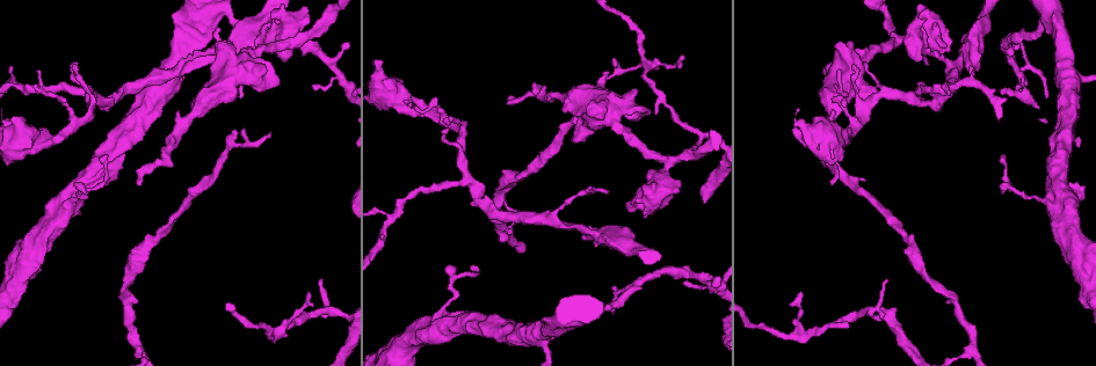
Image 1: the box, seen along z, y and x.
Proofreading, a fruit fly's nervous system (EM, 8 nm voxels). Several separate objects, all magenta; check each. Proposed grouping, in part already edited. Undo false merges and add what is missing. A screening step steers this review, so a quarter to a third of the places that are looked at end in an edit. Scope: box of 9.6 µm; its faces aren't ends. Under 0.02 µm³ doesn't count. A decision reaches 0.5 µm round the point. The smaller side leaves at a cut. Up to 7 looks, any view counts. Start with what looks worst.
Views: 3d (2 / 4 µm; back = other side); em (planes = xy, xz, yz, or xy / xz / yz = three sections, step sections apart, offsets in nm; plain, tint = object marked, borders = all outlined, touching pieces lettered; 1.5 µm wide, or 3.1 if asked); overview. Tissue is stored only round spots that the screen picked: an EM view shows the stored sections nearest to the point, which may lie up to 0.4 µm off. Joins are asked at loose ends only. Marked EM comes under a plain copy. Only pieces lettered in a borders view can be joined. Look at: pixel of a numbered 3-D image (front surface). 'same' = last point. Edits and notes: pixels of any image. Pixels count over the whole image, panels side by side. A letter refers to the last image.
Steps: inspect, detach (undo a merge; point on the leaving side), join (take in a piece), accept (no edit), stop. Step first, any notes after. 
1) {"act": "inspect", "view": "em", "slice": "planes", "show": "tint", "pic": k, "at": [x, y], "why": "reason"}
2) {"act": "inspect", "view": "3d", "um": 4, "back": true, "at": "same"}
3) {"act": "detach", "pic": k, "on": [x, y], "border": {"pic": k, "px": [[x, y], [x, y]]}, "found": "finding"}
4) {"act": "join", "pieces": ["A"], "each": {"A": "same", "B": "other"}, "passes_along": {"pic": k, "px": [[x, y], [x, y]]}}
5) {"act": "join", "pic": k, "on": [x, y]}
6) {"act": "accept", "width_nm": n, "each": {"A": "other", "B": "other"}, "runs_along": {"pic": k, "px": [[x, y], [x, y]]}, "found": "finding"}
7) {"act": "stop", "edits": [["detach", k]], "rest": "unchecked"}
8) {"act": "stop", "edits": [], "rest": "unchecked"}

{"act": "inspect", "view": "3d", "um": 4, "pic": 1, "at": [576, 140], "why": "free end"}

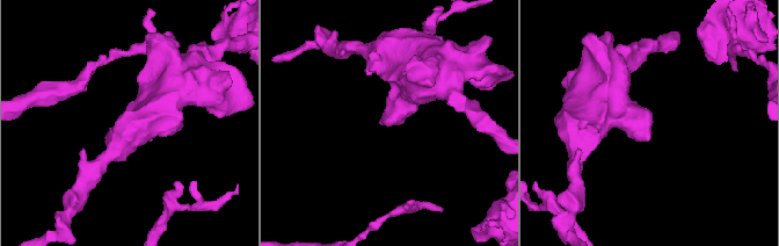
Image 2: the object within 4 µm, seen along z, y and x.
{"act": "inspect", "view": "em", "slice": "planes", "show": "borders", "pic": 2, "at": [384, 122], "why": "shape alone is not enough"}

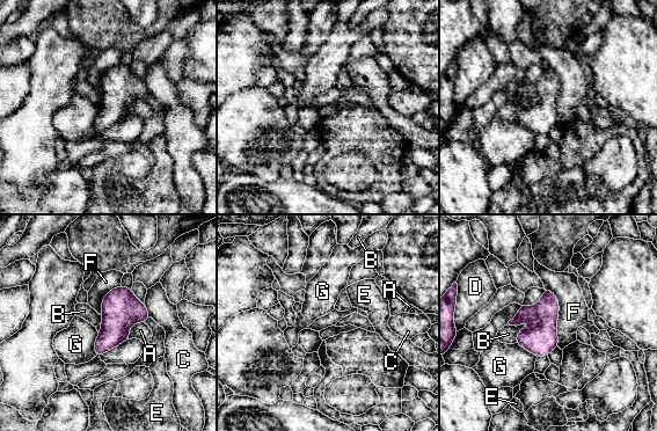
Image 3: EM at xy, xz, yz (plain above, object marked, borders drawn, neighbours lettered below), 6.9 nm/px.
{"act": "accept", "each": {"A": "other", "B": "other", "C": "other", "D": "other", "E": "other", "F": "other", "G": "other"}, "border": {"pic": 3, "px": [[533, 321], [515, 342]]}, "found": "none of them fits"}

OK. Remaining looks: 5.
{"act": "inspect", "view": "3d", "um": 2, "pic": 1, "at": [178, 70], "why": "three-way junction"}

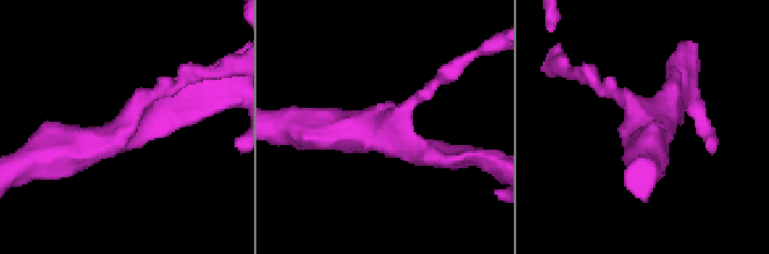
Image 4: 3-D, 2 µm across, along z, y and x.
{"act": "inspect", "view": "em", "slice": "xy", "step": 8, "show": "tint", "pic": 4, "at": [121, 133], "arms": 3}

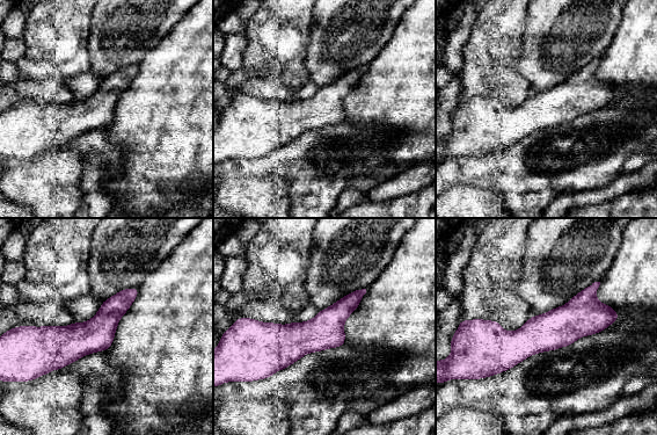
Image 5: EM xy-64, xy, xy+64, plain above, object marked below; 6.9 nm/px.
{"act": "inspect", "view": "em", "slice": "planes", "show": "borders", "at": "same", "why": "another direction"}

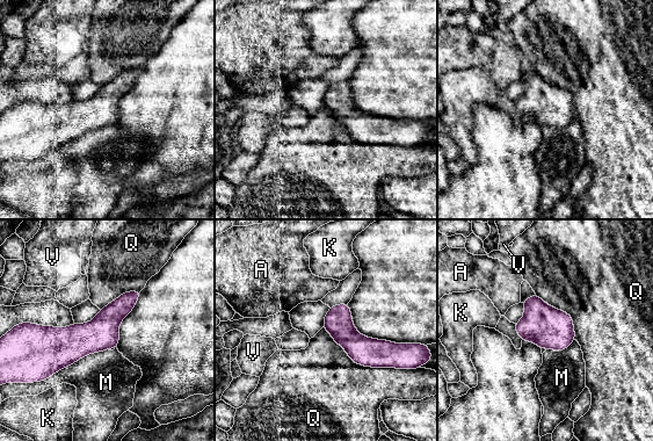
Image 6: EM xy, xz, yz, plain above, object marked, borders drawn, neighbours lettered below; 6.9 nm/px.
{"act": "accept", "each": {"A": "other", "K": "other", "M": "other", "Q": "other", "V": "other"}, "runs_along": {"pic": 6, "px": [[137, 294], [92, 337], [34, 337]]}, "found": "all the same neuron"}

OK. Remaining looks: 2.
{"act": "inspect", "view": "em", "slice": "xy", "step": 4, "show": "borders", "pic": 1, "at": [323, 279], "why": "branch stops here"}

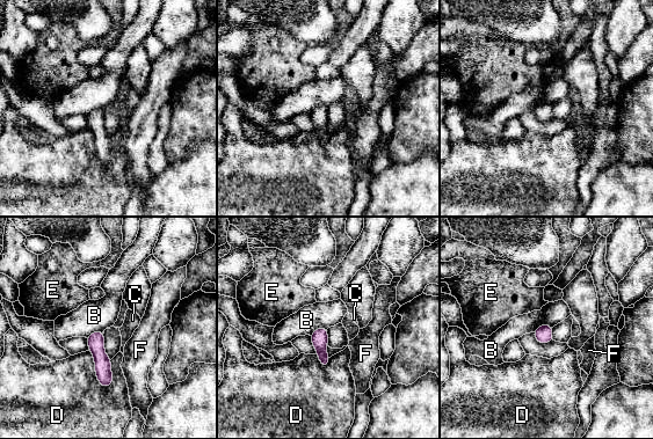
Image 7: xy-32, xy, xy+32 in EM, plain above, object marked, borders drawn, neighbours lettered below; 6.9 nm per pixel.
{"act": "accept", "width_nm": 120, "each": {"B": "other", "C": "other", "D": "other", "E": "other", "F": "other"}, "runs_along": {"pic": 7, "px": [[98, 334], [106, 383]]}, "found": "none of them fits"}

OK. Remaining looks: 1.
{"act": "stop", "edits": [], "rest": "unchecked"}

